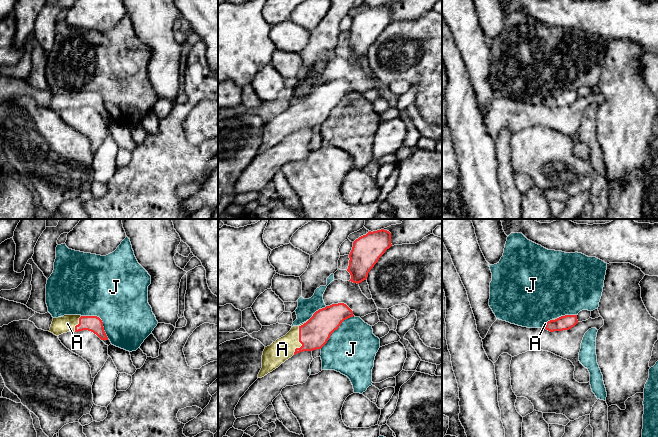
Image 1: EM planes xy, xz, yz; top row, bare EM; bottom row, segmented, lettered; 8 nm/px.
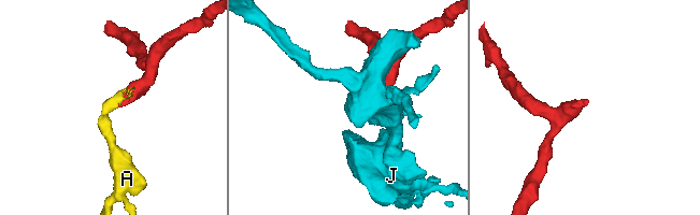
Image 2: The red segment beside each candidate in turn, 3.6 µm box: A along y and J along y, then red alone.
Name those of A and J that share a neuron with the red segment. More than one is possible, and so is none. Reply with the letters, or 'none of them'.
A

